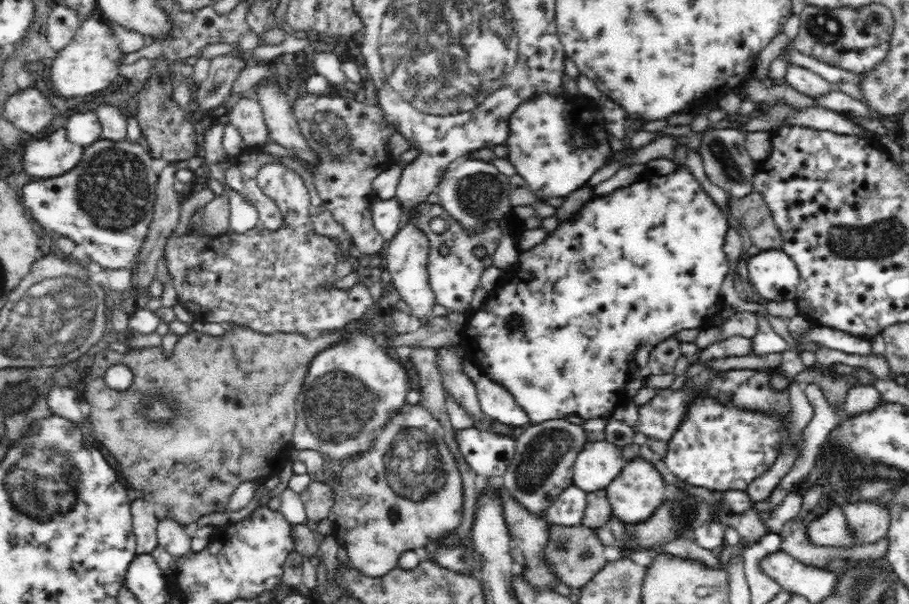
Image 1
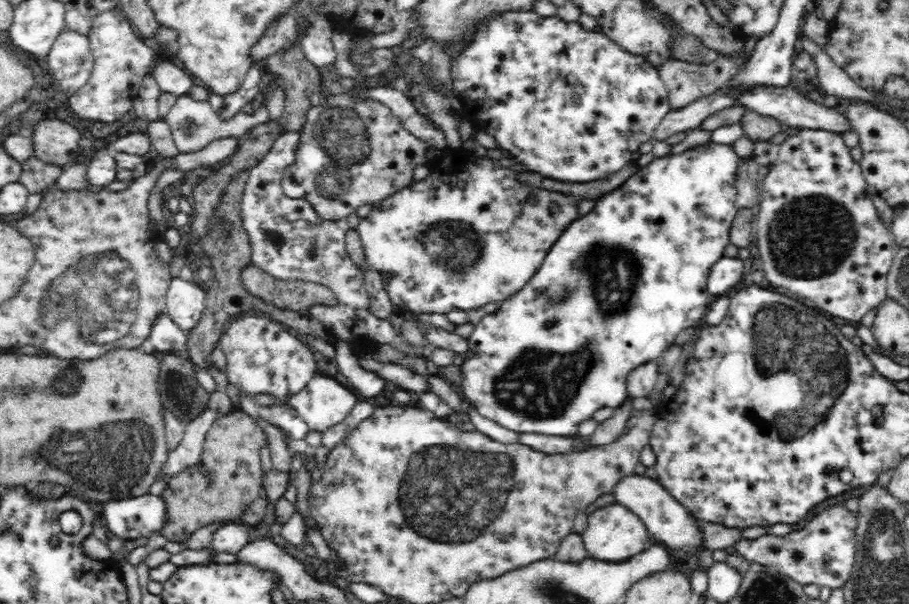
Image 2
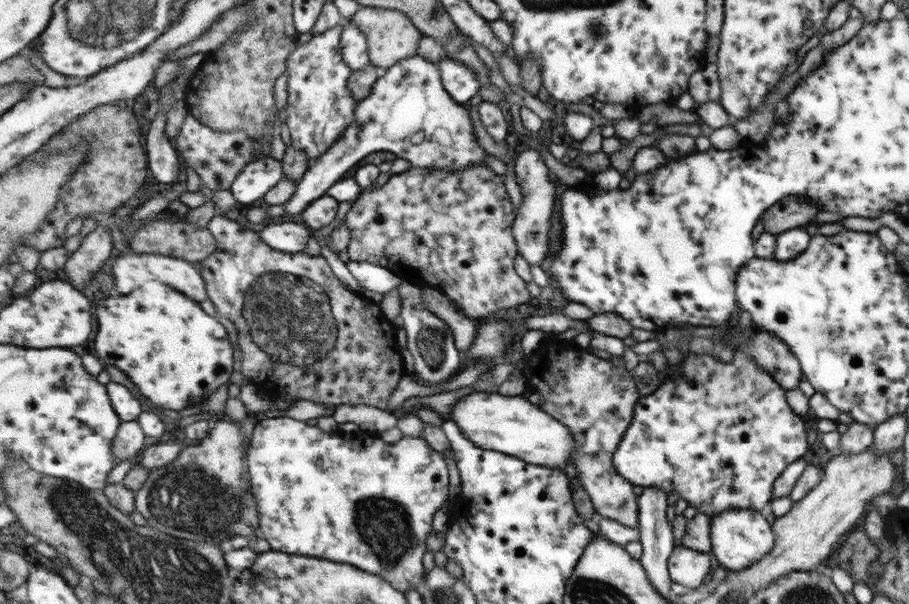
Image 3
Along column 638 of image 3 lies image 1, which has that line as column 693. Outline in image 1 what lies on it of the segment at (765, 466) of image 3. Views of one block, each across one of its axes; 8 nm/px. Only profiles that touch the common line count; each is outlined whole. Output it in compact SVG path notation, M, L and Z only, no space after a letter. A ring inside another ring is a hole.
M700 398L694 400L693 404L690 404L690 408L685 412L685 416L688 417L684 417L679 428L676 429L676 432L670 437L667 454L663 459L664 464L668 466L668 470L681 482L684 482L687 485L691 484L694 487L706 488L709 491L711 489L746 491L748 489L748 484L750 484L752 480L759 477L763 472L768 471L774 465L774 428L770 428L770 420L762 420L762 416L754 416L754 411L734 412L734 408L724 408L723 406L720 406L718 402L715 402L715 400Z

